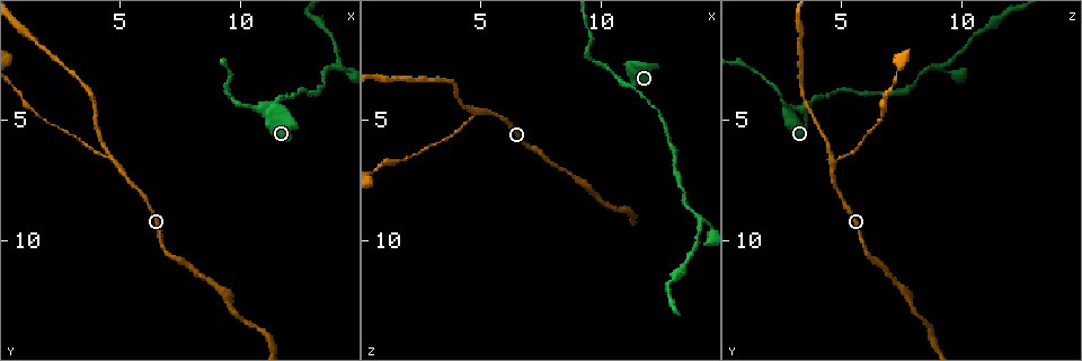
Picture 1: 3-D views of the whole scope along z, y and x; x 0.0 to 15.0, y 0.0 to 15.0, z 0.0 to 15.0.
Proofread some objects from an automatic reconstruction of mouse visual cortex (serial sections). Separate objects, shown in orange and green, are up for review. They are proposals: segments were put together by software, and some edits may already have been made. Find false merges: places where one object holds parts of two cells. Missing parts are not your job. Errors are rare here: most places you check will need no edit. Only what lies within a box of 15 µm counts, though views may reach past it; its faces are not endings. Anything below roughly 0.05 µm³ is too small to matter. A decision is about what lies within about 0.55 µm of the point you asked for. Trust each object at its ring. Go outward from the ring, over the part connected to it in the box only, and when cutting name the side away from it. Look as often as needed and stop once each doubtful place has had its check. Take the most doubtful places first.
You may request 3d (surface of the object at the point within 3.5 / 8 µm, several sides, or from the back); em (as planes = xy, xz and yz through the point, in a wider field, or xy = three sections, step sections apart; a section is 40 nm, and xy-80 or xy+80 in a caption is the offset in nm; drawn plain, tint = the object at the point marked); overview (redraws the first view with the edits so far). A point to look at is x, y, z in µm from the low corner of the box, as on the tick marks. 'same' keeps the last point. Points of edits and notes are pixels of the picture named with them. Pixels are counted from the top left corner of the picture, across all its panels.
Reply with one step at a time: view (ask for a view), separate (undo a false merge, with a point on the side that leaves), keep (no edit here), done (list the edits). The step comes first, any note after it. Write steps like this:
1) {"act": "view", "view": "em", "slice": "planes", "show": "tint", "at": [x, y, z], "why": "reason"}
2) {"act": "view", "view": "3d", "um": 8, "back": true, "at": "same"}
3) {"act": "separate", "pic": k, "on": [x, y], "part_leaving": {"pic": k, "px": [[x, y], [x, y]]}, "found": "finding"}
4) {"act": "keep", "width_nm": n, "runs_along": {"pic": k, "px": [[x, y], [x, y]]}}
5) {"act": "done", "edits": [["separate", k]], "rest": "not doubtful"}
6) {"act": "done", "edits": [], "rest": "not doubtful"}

{"act": "view", "view": "3d", "um": 3.5, "at": [4.7, 6.8, 4.7], "why": "three arms meet"}

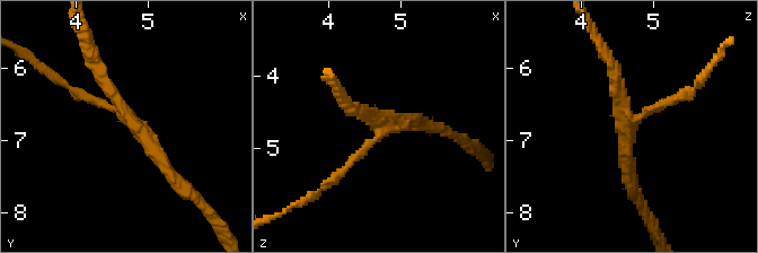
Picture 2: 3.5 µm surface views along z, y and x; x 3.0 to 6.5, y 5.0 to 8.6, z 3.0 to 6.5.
{"act": "view", "view": "em", "slice": "xy", "step": 3, "show": "tint", "at": [4.75, 6.70, 4.60]}

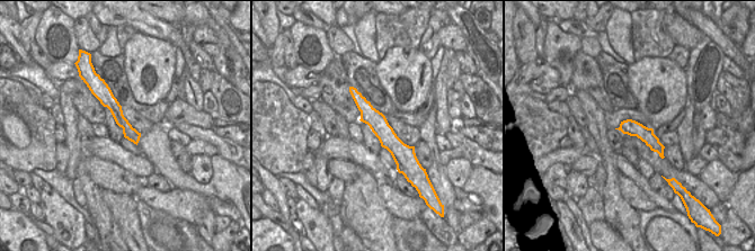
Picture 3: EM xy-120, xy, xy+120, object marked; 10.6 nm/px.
{"act": "keep", "arm_widths_nm": [100, 200, 200], "found": "all the same cell"}

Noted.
{"act": "view", "view": "3d", "um": 8, "back": true, "at": [11.1, 4.7, 3.5], "why": "sharp bend"}

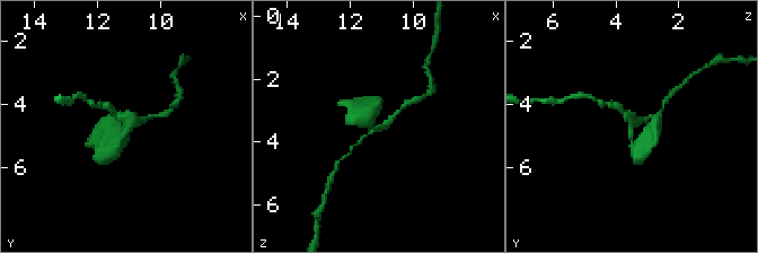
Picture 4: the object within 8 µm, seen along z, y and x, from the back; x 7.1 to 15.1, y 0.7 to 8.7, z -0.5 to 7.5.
{"act": "view", "view": "em", "slice": "xy", "step": 5, "show": "tint", "at": [11.1, 4.8, 3.5], "arms": 3, "arm_widths_nm": [150, 150, 350], "why": "shape alone is not enough"}

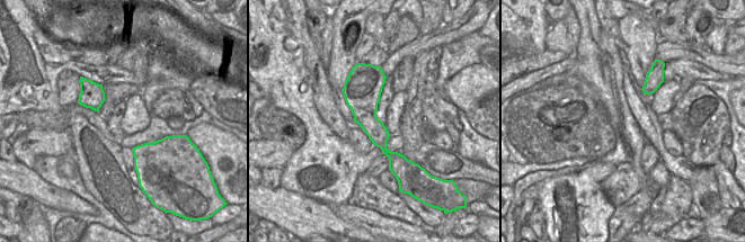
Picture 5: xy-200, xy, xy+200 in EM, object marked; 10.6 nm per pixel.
{"act": "keep", "runs_along": {"pic": 5, "px": [[367, 69], [367, 120], [392, 162]]}, "found": "one cell here"}

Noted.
{"act": "view", "view": "3d", "um": 8, "at": [14.2, 2.8, 9.0], "why": "two arms in line, one across"}

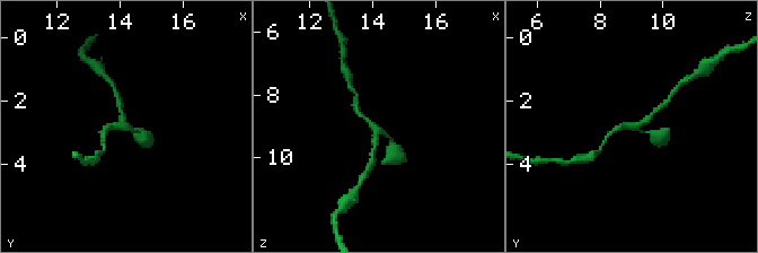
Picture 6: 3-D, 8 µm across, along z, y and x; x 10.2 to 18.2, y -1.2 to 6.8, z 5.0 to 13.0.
{"act": "view", "view": "3d", "um": 3.5, "at": [14.1, 2.9, 9.0]}

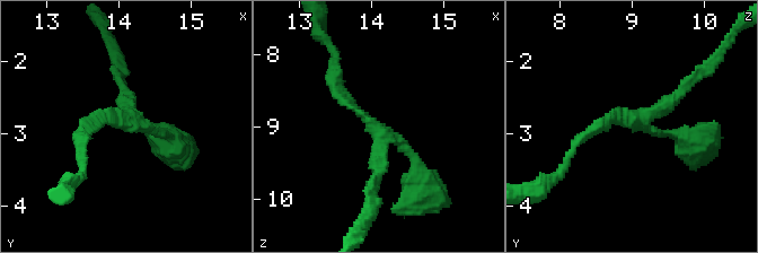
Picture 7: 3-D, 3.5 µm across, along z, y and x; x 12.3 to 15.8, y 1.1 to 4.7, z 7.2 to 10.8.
{"act": "view", "view": "em", "slice": "xy", "step": 5, "show": "tint", "at": [14.10, 2.80, 9.05], "arms": 3, "arm_widths_nm": [150, 150, 200]}

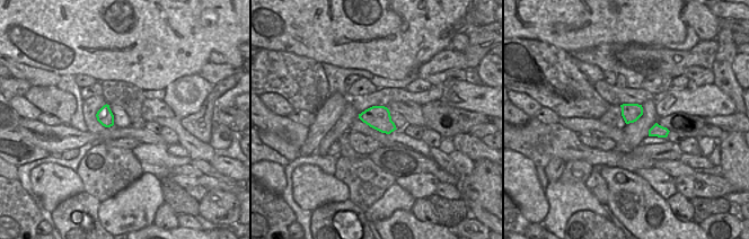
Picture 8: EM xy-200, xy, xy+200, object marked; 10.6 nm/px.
{"act": "keep", "runs_along": {"pic": 7, "px": [[583, 137], [609, 120], [648, 116], [694, 78]]}, "found": "one cell here"}

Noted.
{"act": "done", "edits": [], "rest": "not doubtful"}

